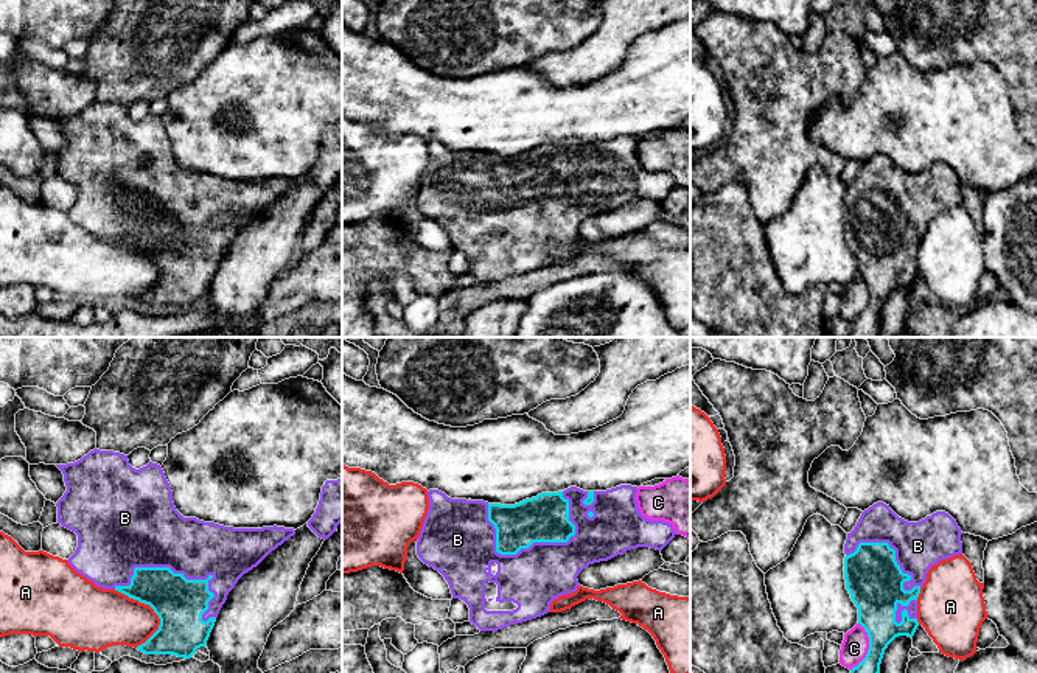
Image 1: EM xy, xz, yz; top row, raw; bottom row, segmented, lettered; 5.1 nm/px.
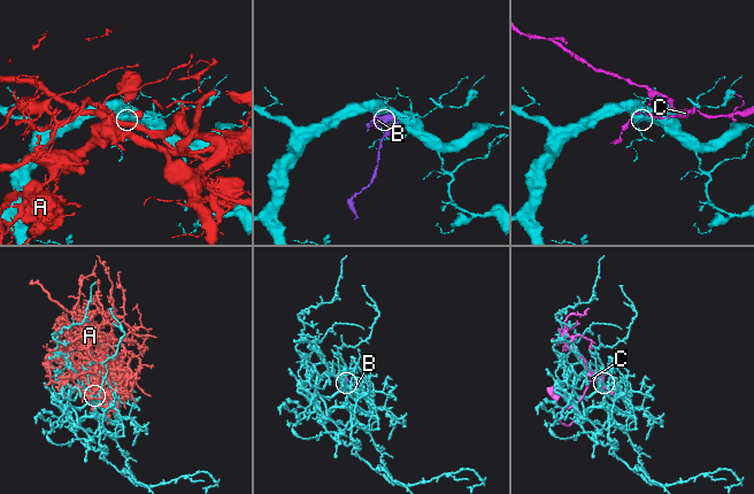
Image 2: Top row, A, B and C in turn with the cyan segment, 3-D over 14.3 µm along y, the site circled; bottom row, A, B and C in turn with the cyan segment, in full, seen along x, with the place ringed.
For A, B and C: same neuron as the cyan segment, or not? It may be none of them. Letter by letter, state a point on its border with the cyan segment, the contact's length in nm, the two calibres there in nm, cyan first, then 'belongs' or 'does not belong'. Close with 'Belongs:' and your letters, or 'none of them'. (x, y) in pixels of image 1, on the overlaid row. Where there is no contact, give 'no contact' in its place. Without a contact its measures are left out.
A: xy (153, 608) | 320 nm | 260/300 nm | does not belong
B: xy (181, 574) | 550 nm | 260/340 nm | belongs
C: yz (869, 647) | 260 nm | 220/140 nm | does not belong
Belongs: B

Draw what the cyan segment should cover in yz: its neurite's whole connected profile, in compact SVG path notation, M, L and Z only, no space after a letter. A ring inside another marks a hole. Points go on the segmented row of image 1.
M877 502L864 510L844 544L844 580L858 608L858 623L869 637L866 657L850 673L880 673L888 645L899 636L913 639L917 622L917 597L928 570L942 560L962 553L961 528L945 511L919 522L899 518L889 505Z

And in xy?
M93 449L81 460L56 465L67 491L58 500L58 524L78 535L78 547L67 560L82 577L98 588L115 589L129 598L149 605L160 619L159 629L141 645L145 654L173 654L190 659L205 647L216 617L238 580L257 567L272 550L295 535L294 528L233 528L196 518L183 518L174 507L173 491L160 465L149 462L135 469L127 455Z

